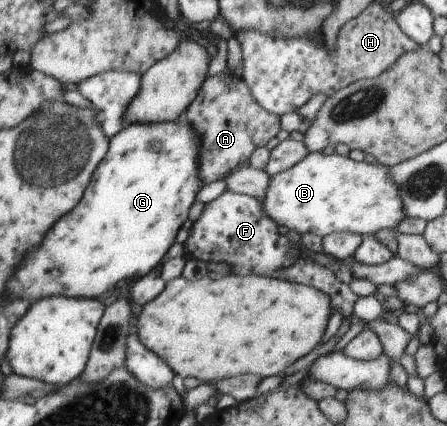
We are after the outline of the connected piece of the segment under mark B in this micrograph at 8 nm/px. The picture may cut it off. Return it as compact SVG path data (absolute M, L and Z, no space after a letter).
M321 152L307 153L289 170L270 177L270 183L262 200L264 213L267 213L279 226L287 226L301 235L307 232L322 238L331 233L350 232L374 235L383 229L396 229L406 217L400 188L390 175L387 165L355 161L338 153L327 155Z

